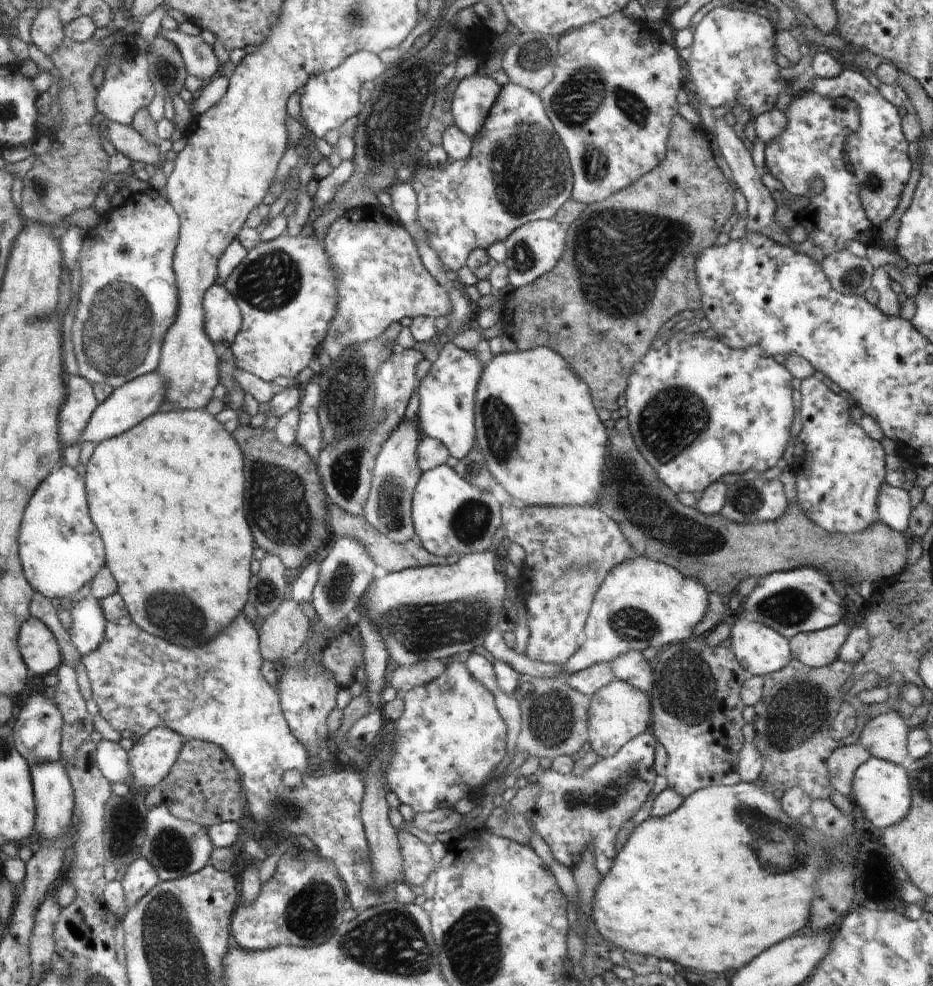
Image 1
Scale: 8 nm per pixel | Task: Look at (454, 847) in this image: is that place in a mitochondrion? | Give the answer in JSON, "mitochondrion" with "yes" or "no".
{"mitochondrion":"no"}

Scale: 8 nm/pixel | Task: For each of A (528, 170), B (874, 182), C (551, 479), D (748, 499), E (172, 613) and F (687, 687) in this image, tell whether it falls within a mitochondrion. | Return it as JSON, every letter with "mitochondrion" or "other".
{"A":"mitochondrion","B":"mitochondrion","C":"other","D":"mitochondrion","E":"mitochondrion","F":"mitochondrion"}

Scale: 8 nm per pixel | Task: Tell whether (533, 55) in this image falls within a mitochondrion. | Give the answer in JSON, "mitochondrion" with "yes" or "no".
{"mitochondrion":"yes"}

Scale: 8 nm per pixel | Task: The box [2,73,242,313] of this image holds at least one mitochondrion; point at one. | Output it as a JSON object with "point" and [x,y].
{"point":[40,186]}

